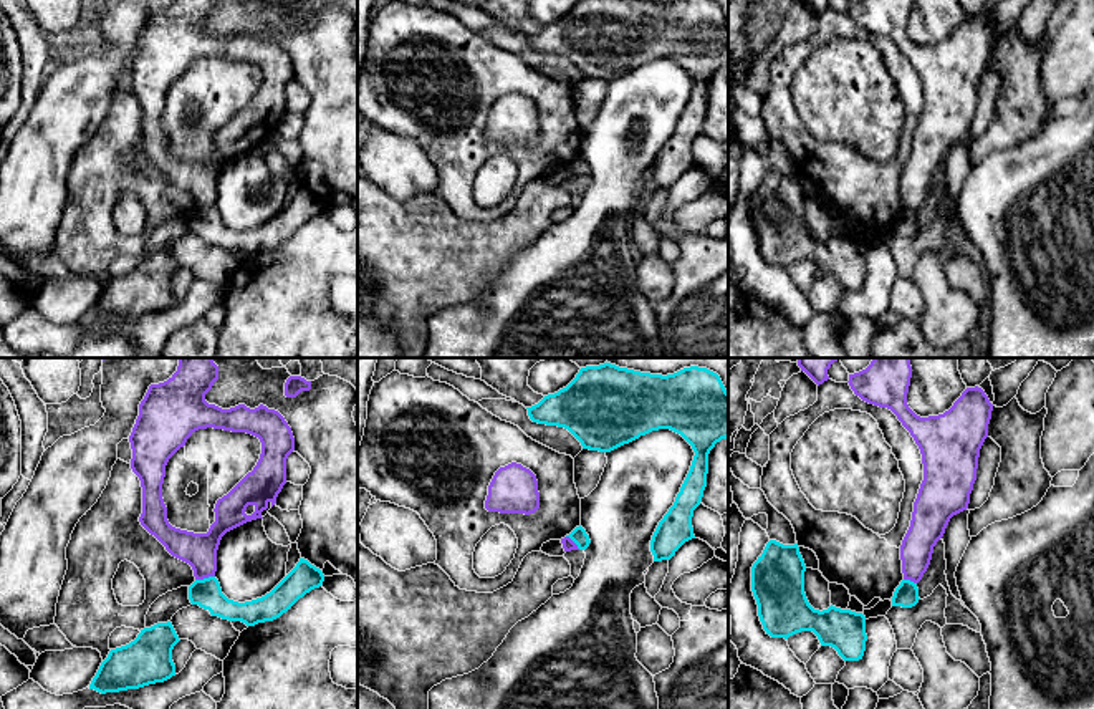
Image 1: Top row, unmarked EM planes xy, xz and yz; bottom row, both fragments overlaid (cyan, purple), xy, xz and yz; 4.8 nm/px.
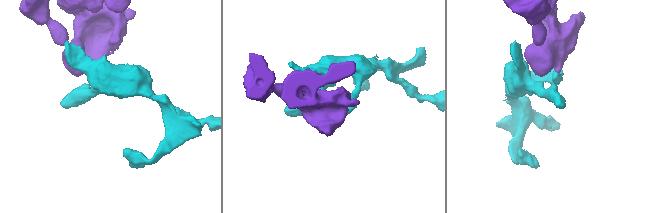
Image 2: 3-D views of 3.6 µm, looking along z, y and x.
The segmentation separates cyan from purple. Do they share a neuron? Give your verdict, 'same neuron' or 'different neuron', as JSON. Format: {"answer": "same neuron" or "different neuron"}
{"answer": "different neuron"}

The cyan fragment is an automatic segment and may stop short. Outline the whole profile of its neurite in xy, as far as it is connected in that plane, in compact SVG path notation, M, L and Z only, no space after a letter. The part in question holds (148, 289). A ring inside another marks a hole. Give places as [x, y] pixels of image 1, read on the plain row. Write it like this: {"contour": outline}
{"contour": "M170 250L141 258L134 270L109 280L89 318L106 323L170 308L175 305L172 278L179 270Z"}

